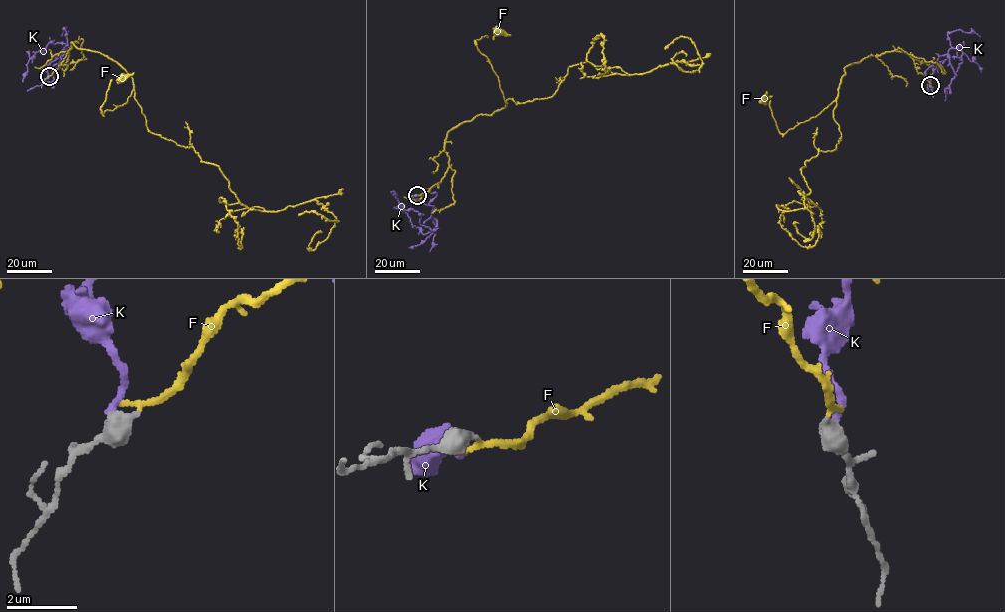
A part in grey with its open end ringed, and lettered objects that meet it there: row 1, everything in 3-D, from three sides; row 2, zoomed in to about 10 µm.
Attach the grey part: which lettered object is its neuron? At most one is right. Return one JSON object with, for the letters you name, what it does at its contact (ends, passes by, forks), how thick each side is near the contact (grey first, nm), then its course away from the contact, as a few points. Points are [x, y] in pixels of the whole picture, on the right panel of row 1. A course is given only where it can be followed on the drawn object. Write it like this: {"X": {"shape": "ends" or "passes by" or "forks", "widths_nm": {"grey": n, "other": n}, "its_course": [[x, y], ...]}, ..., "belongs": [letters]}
{"F": {"shape": "ends", "widths_nm": {"grey": 550, "other": 190}, "its_course": [[930, 85], [905, 53], [886, 51], [844, 68], [837, 97], [784, 134], [770, 110], [771, 97], [765, 99]]}, "belongs": ["F"]}

